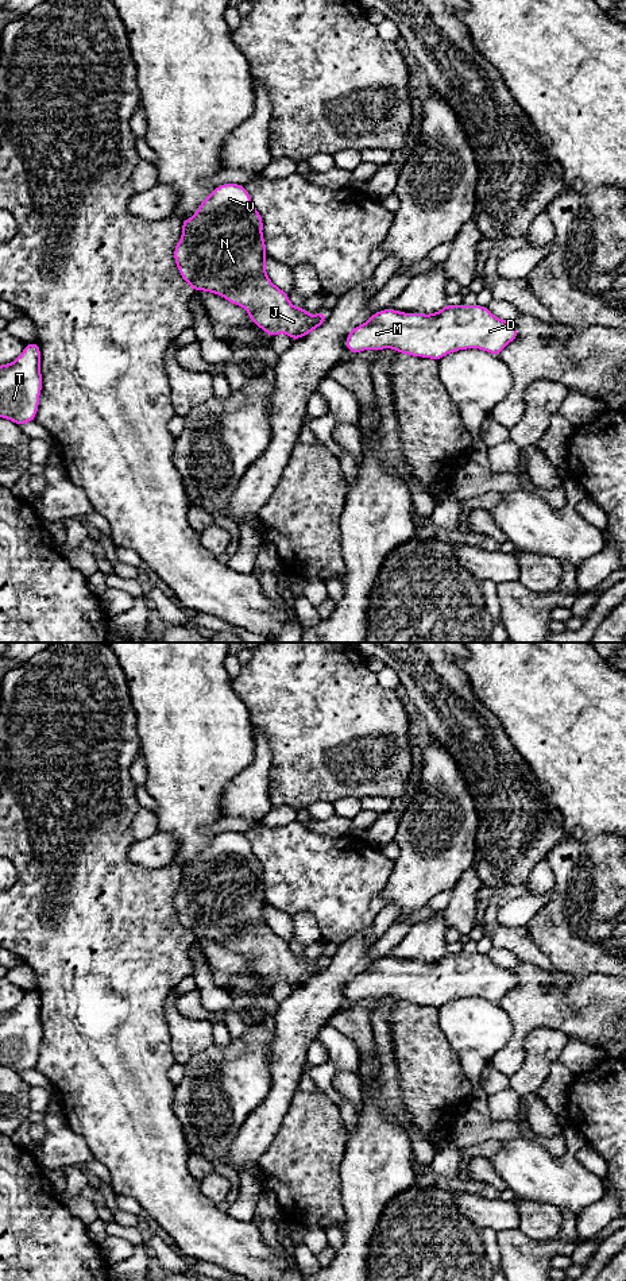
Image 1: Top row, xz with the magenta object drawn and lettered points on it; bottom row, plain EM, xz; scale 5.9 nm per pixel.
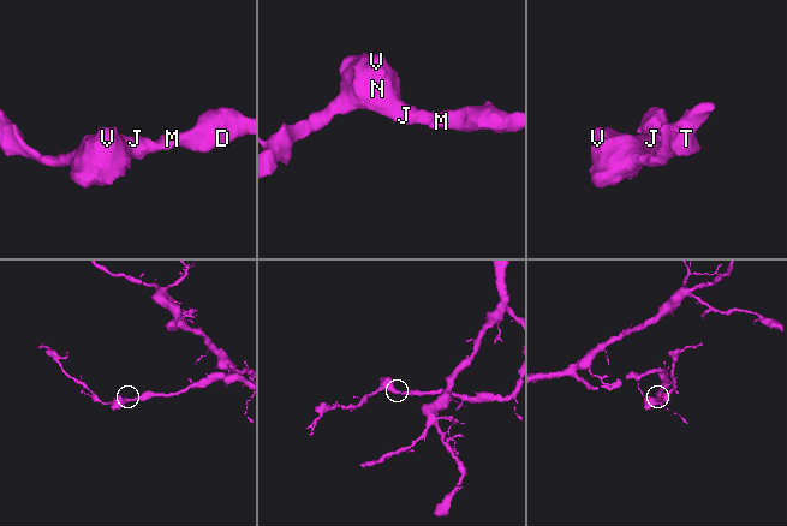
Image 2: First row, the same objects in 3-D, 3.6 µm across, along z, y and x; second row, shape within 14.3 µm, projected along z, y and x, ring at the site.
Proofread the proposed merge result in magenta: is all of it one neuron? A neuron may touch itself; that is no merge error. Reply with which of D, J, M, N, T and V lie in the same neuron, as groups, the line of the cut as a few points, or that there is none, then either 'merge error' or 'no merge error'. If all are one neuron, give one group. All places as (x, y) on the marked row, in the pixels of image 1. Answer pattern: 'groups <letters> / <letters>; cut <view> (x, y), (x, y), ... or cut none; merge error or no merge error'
groups D J M N T V; cut none; no merge error

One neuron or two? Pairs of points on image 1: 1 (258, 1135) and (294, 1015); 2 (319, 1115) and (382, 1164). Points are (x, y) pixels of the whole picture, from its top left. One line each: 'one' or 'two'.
1: one
2: two

